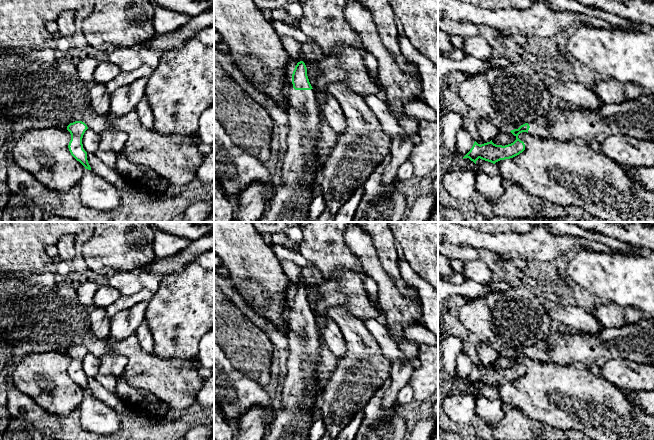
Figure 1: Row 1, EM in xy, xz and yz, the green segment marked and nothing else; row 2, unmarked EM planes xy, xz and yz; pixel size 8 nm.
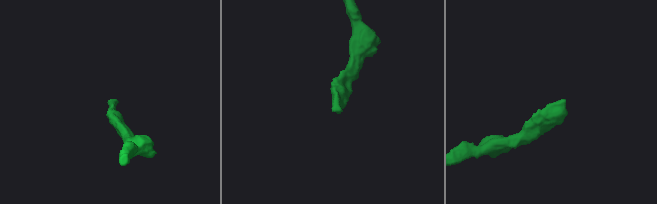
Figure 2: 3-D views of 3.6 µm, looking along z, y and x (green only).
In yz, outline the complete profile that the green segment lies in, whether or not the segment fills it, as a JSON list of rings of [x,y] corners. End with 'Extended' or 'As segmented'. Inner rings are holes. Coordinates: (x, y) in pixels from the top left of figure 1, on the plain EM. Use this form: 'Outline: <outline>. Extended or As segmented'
Outline: [[[644,318],[619,328],[603,327],[599,334],[589,334],[578,330],[575,333],[560,333],[559,331],[549,333],[544,340],[525,347],[510,356],[516,361],[513,367],[502,370],[494,368],[491,364],[480,369],[475,365],[463,383],[469,382],[476,388],[480,382],[495,388],[500,384],[513,382],[525,374],[524,366],[518,362],[522,356],[559,365],[583,365],[594,373],[599,371],[606,362],[618,359],[654,366],[654,319]]]. Extended

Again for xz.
Outline: [[[303,285],[295,290],[292,298],[292,307],[287,312],[287,332],[289,342],[289,357],[287,362],[287,375],[282,380],[282,400],[280,407],[275,410],[274,419],[262,440],[309,440],[309,433],[315,417],[318,415],[314,403],[319,399],[310,395],[310,388],[316,384],[316,370],[321,357],[321,339],[315,315],[313,314],[308,300],[307,292]]]. Extended

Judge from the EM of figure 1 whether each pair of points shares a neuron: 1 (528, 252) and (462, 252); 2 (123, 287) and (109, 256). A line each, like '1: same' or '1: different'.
1: different
2: different

